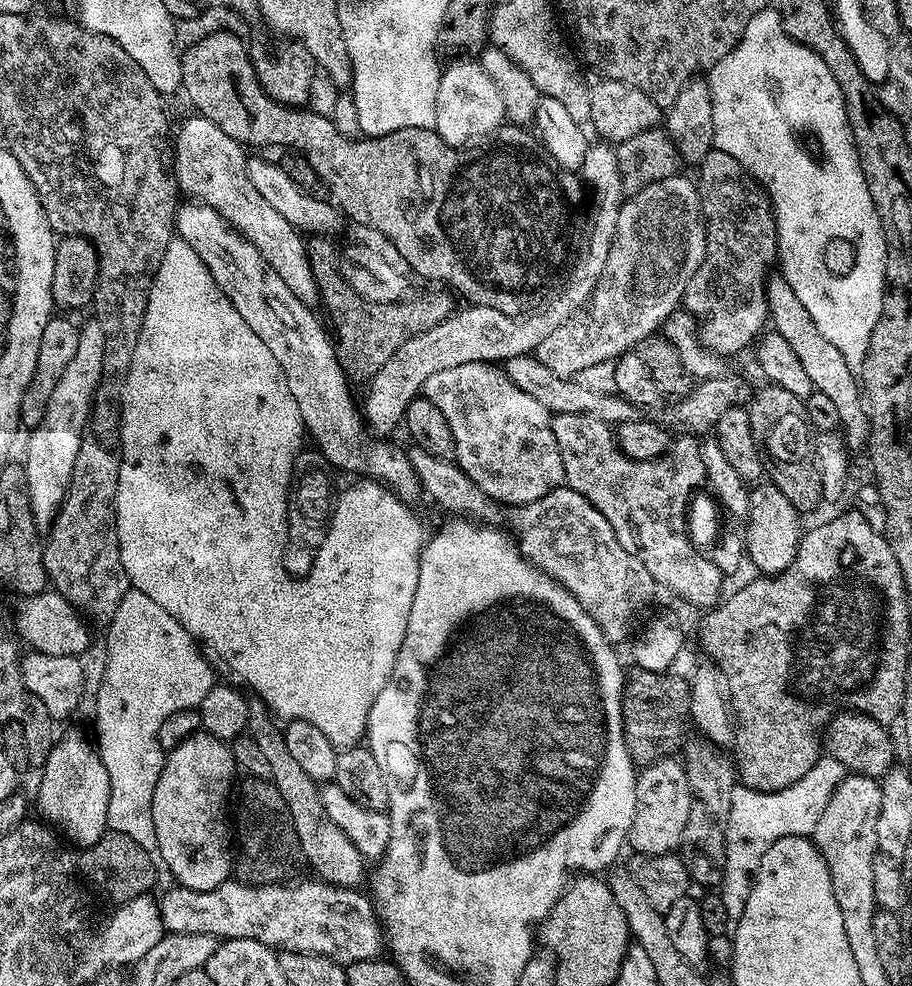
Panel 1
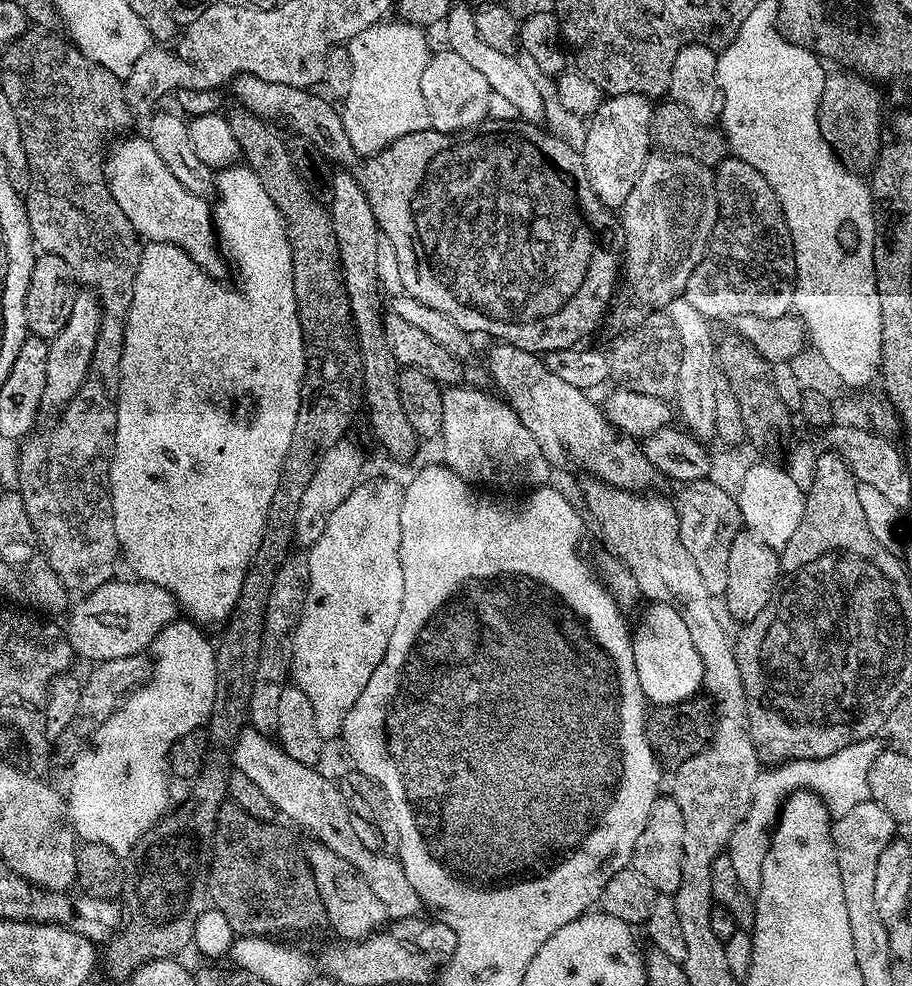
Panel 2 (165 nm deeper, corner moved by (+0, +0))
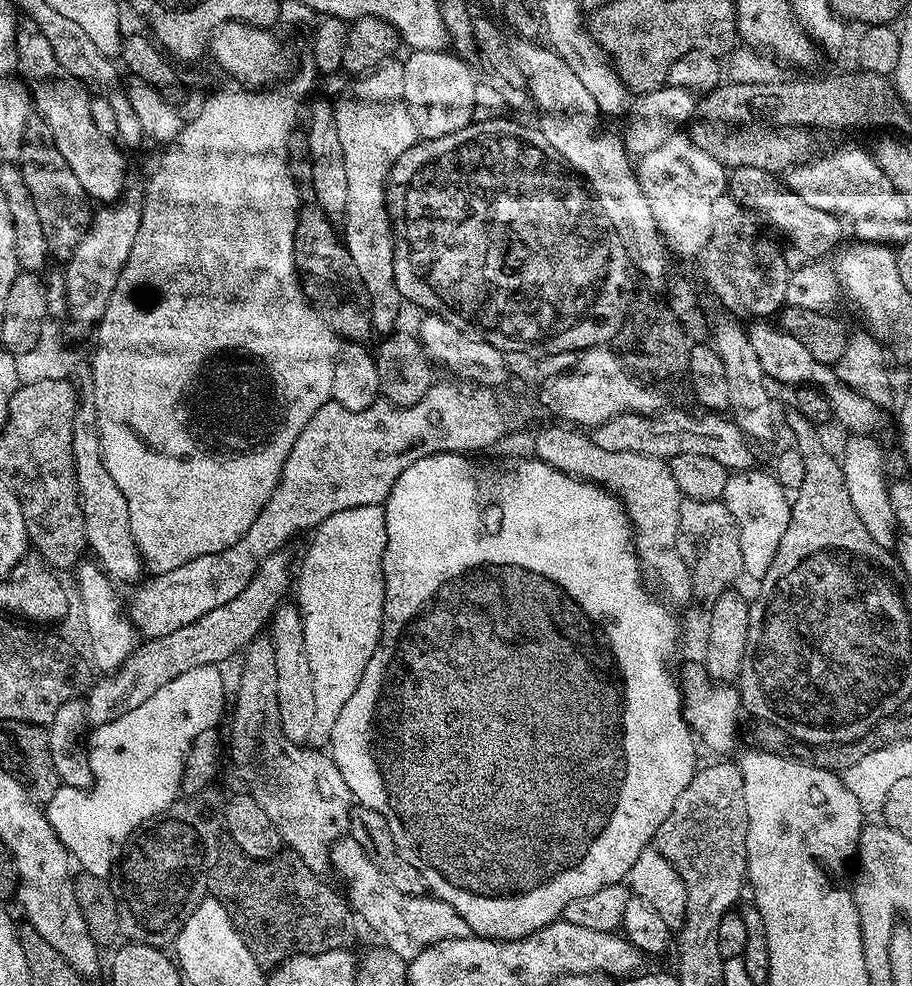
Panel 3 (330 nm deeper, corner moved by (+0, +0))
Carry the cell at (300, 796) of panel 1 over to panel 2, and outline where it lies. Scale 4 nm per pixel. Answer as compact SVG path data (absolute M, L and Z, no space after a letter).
M312 842L309 845L306 848L308 865L314 874L314 882L318 882L327 927L332 927L344 942L361 942L381 931L389 923L390 917L386 906L382 906L374 890L370 890L366 878L362 878L362 874L350 866L346 858L334 854L325 844Z

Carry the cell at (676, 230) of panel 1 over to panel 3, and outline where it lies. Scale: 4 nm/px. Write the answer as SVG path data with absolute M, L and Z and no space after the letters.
M677 134L666 138L662 146L650 150L650 154L639 157L635 165L638 182L641 184L642 194L650 202L654 218L660 229L660 235L668 243L669 249L680 256L692 256L704 251L704 244L710 238L712 229L712 215L714 214L714 202L718 202L720 196L725 195L728 187L729 173L718 162L718 158L710 158L706 150L694 146L694 142L687 134Z

